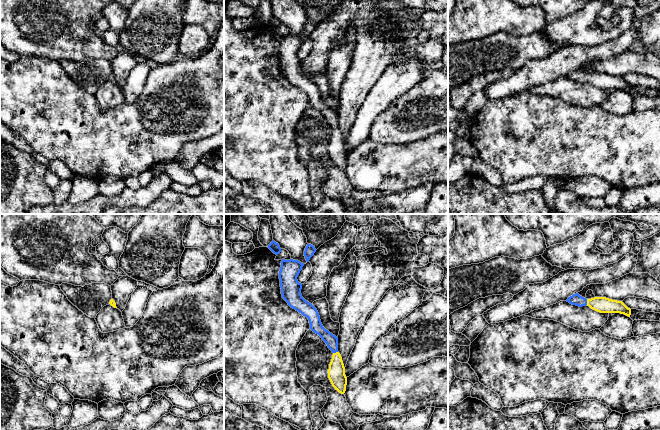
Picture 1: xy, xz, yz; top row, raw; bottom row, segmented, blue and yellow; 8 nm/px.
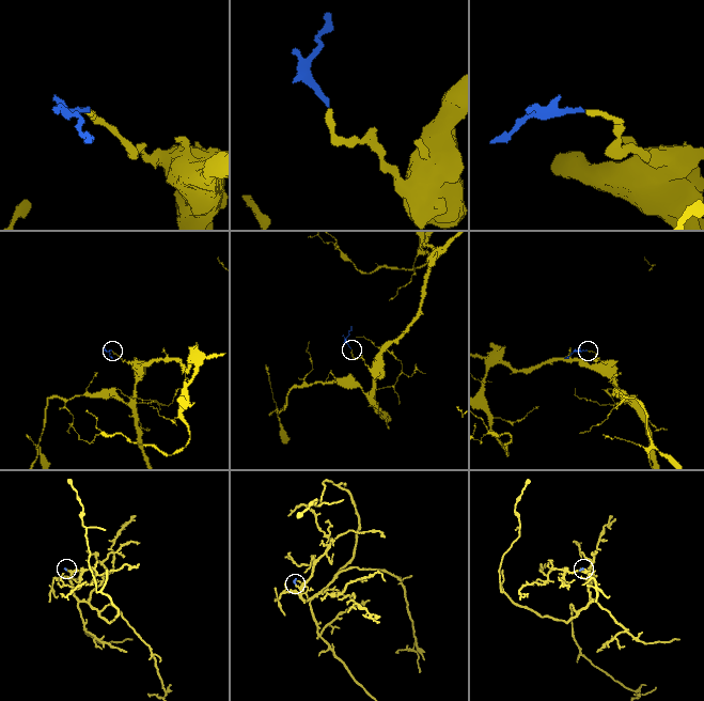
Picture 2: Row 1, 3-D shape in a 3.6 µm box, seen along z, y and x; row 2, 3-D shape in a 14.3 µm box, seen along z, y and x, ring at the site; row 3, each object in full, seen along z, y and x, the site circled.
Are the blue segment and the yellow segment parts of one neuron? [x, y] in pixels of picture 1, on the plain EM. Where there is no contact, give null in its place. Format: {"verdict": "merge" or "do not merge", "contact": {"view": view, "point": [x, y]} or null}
{"verdict": "merge", "contact": {"view": "yz", "point": [586, 78]}}

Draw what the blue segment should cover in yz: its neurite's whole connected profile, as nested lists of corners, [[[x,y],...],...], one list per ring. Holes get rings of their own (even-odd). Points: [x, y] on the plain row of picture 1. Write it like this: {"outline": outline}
{"outline": [[[576,69],[568,73],[566,77],[579,83],[587,81],[591,85],[600,89],[620,89],[628,93],[631,91],[631,85],[628,84],[622,77],[612,76],[606,73],[586,75]]]}

